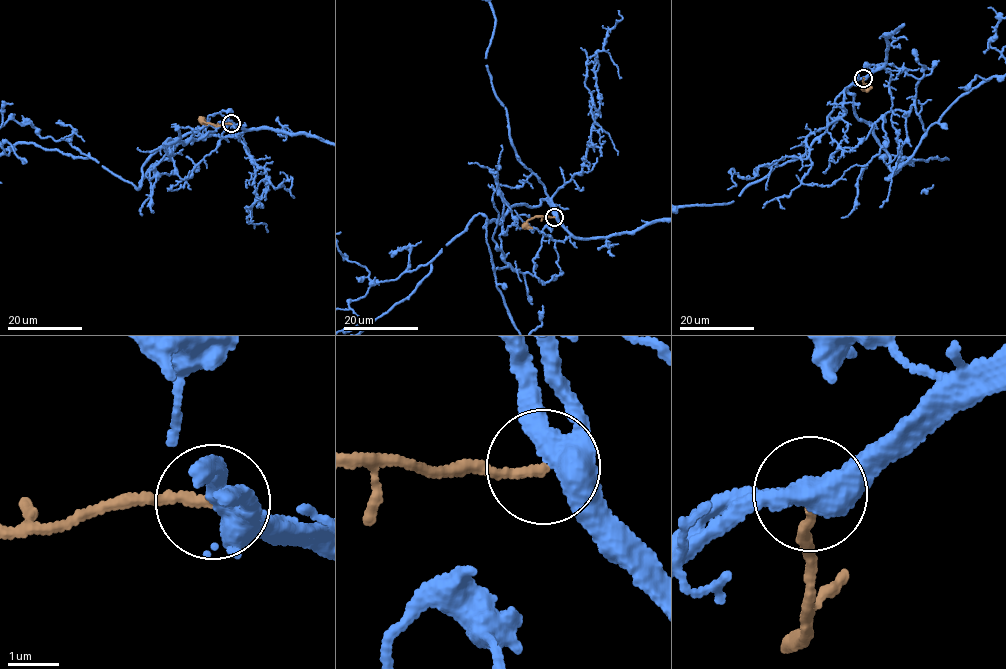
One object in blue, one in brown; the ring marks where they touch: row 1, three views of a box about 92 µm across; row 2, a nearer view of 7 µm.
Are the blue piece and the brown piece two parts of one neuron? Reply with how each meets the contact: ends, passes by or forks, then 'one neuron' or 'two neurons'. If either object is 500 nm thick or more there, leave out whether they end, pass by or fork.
blue forks; brown ends; two neurons

